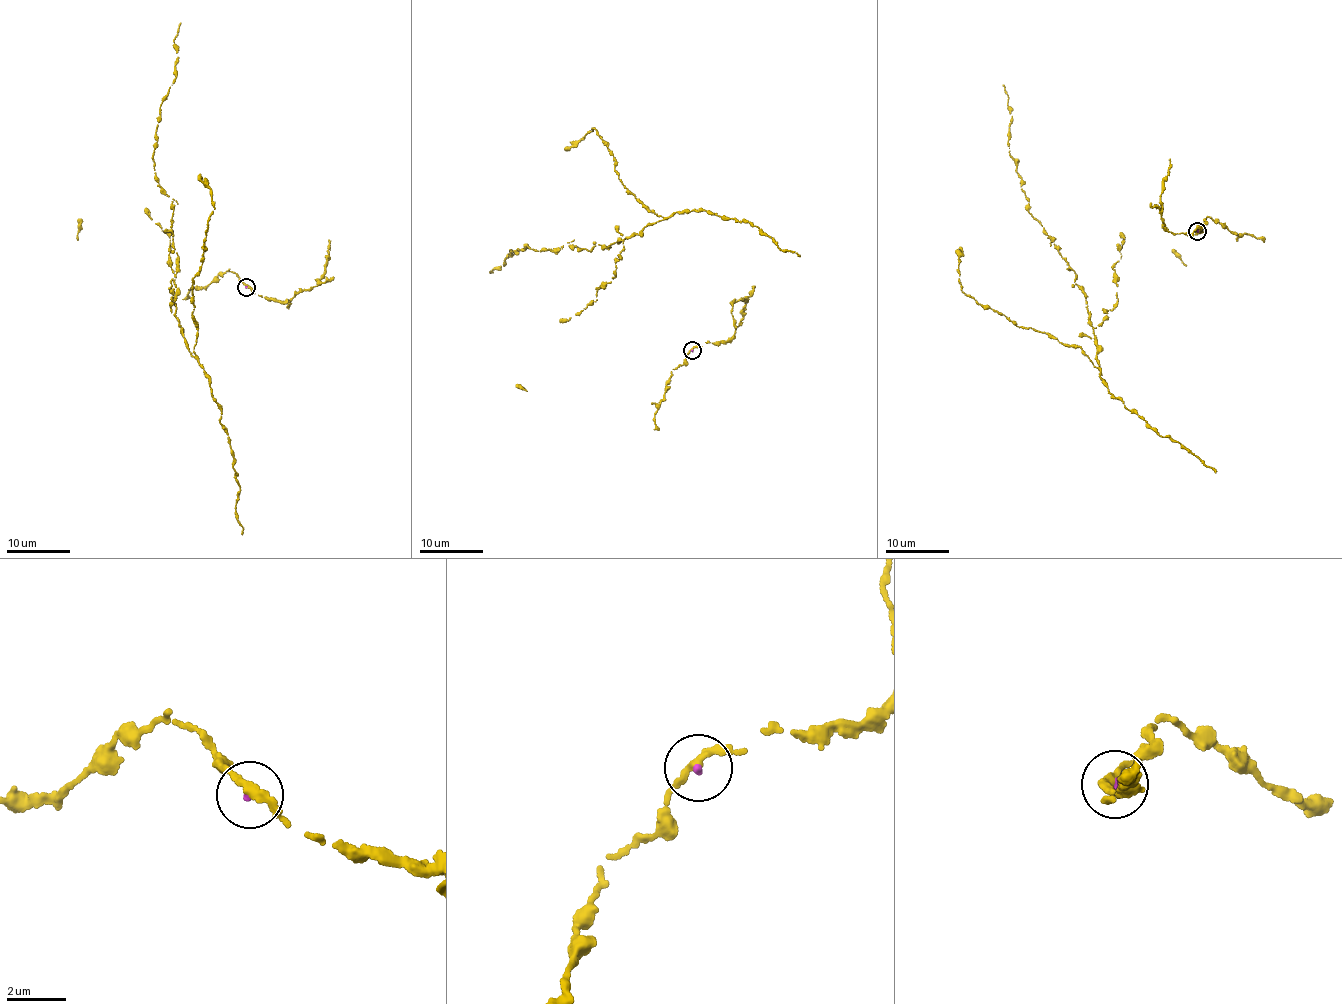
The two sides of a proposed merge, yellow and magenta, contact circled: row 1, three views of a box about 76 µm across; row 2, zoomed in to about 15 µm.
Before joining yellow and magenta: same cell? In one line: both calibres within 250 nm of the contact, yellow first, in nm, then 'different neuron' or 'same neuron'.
280 nm thick on the yellow side, 180 nm on the other; same neuron

